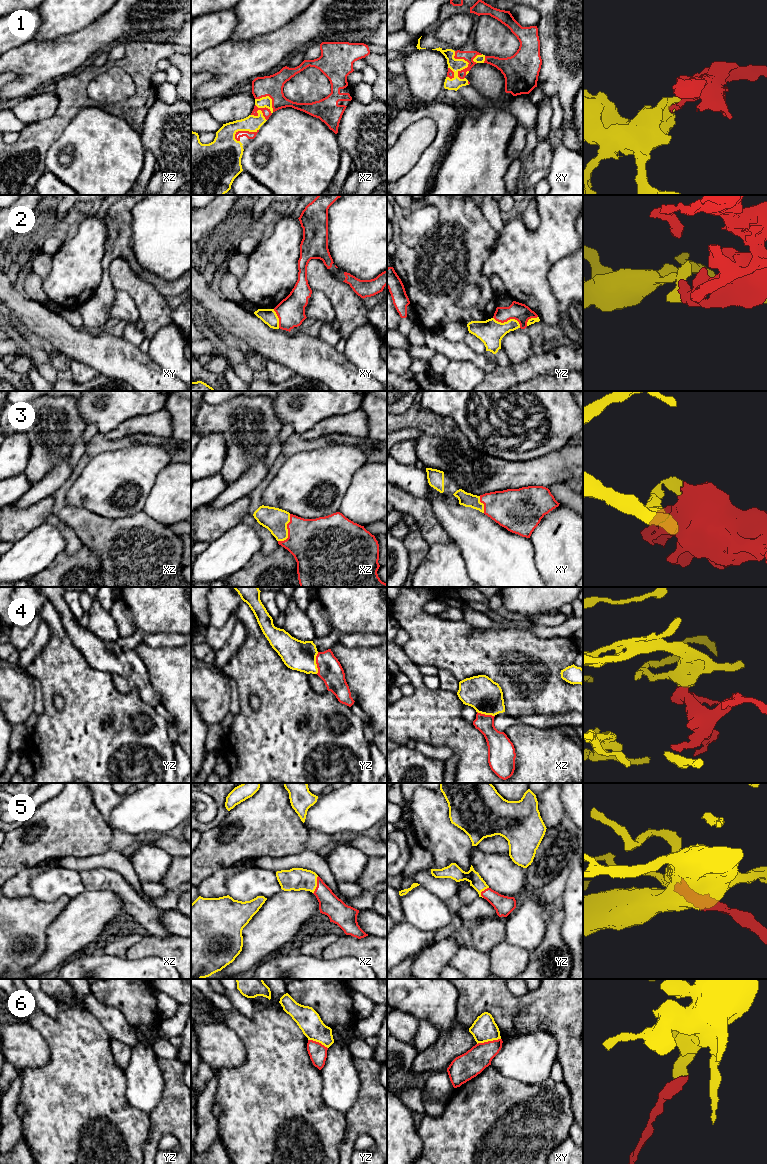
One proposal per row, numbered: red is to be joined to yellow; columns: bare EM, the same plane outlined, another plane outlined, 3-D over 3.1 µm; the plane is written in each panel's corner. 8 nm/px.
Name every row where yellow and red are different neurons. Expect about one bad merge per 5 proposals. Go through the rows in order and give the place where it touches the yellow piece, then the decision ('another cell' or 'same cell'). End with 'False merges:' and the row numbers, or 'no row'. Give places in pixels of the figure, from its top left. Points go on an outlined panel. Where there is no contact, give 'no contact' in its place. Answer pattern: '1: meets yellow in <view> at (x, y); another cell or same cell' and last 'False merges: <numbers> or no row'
1: meets yellow in xz at (265, 106); same cell
2: meets yellow in yz at (508, 320); another cell
3: meets yellow in xz at (287, 530); same cell
4: meets yellow in yz at (315, 663); same cell
5: meets yellow in xz at (316, 885); same cell
6: meets yellow in xy at (488, 1040); another cell
False merges: 2, 6

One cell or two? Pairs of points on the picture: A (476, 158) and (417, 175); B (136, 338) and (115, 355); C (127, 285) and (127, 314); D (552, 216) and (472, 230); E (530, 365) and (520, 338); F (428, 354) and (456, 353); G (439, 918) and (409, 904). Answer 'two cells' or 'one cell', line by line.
A: two cells
B: two cells
C: two cells
D: two cells
E: two cells
F: two cells
G: one cell

